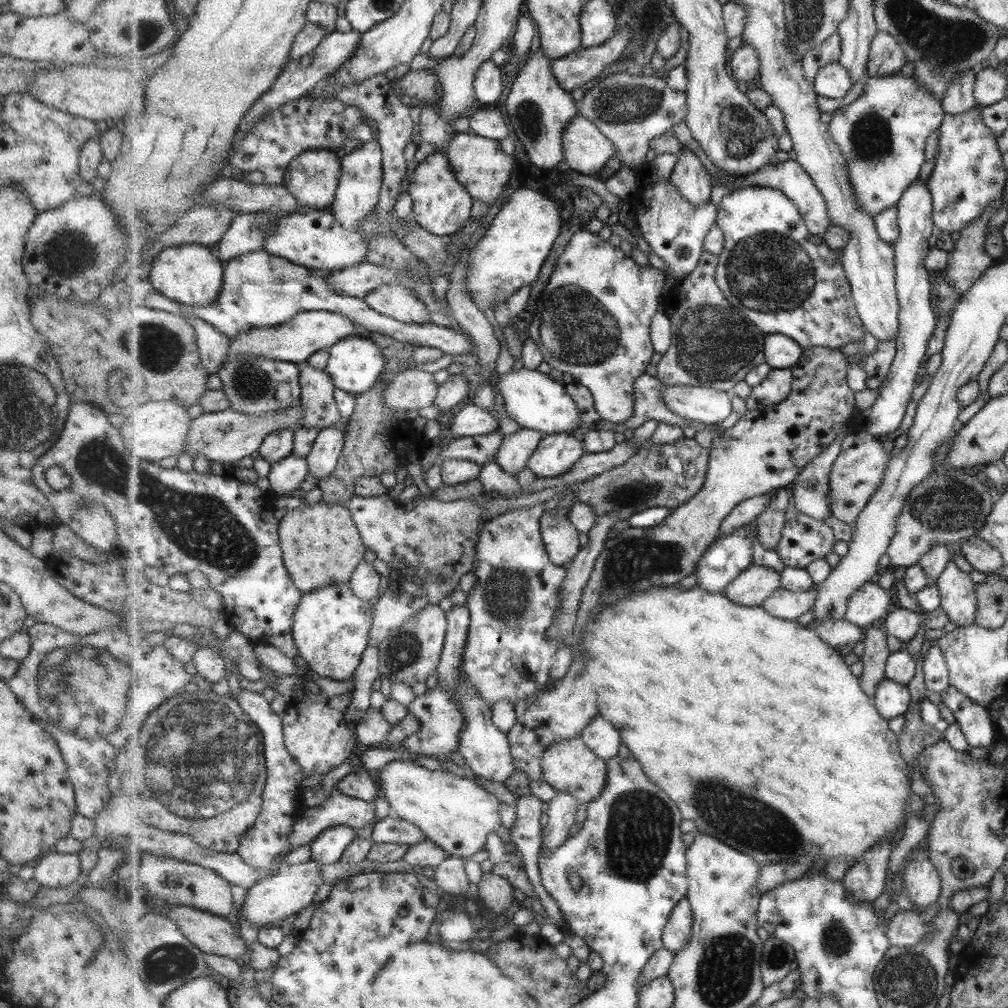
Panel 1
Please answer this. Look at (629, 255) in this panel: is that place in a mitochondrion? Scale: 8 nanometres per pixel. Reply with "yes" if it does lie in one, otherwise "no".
no

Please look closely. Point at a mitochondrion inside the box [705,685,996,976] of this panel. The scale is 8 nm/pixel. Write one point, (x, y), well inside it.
(836, 940)

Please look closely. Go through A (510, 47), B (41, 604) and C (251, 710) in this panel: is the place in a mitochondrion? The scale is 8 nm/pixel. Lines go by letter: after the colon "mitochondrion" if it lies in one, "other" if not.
A: other
B: other
C: mitochondrion

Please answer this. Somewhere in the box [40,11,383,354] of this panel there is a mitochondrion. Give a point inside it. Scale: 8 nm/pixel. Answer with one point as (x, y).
(66, 250)

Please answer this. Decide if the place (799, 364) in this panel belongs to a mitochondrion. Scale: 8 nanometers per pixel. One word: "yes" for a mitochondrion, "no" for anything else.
no

